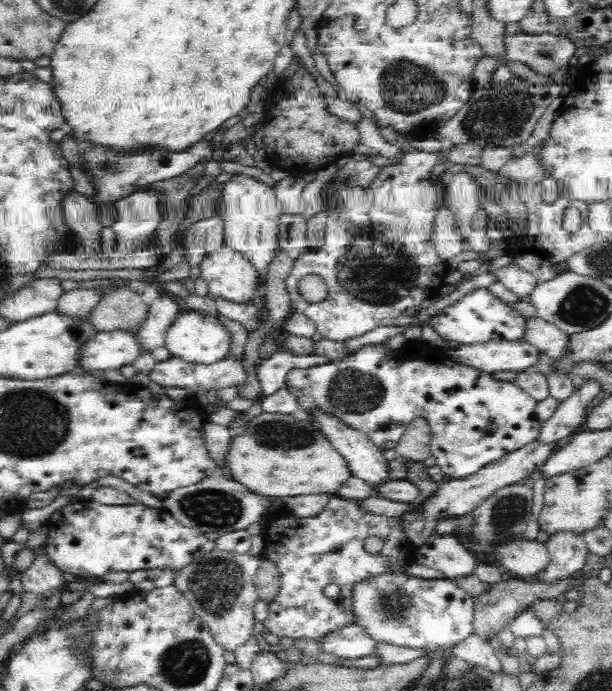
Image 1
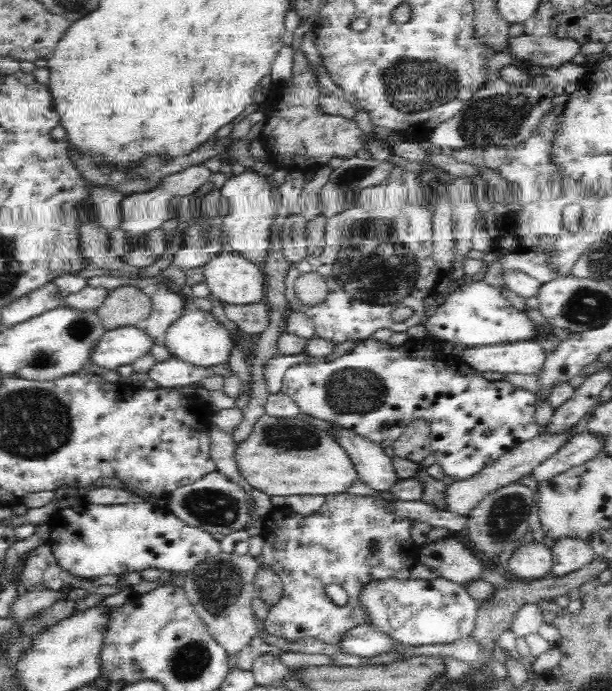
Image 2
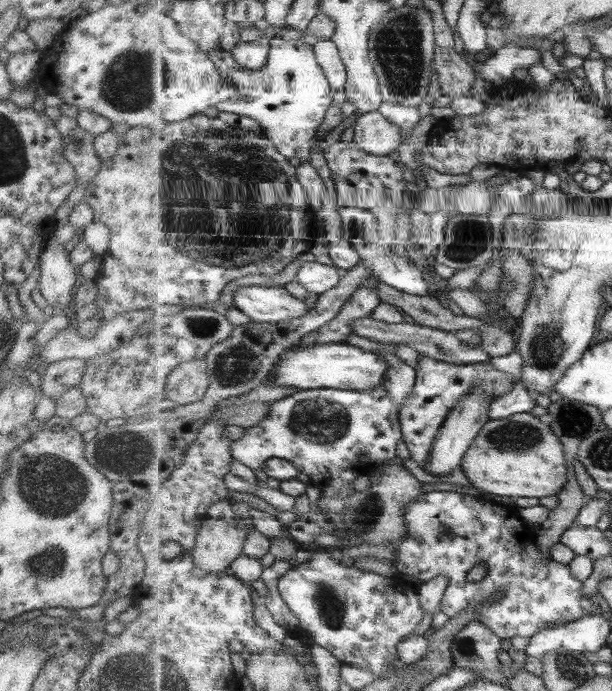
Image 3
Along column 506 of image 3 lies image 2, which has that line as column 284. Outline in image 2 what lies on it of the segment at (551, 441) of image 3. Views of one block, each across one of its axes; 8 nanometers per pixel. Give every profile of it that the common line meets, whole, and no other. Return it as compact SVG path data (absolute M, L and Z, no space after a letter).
M262 415L251 434L236 445L236 461L244 480L268 496L342 494L360 478L348 451L334 435L298 417Z

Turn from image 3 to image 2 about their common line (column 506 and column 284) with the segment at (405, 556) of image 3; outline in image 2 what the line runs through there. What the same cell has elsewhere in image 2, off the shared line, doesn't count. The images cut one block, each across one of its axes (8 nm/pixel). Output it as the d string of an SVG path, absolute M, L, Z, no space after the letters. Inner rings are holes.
M350 492L329 494L324 504L314 514L301 515L295 510L282 506L275 508L263 518L264 545L260 555L255 556L259 569L271 570L283 584L284 592L276 606L268 610L264 620L265 632L274 636L282 644L294 645L300 639L316 639L327 644L340 645L348 632L371 620L370 611L364 607L363 591L372 582L386 580L410 580L412 568L418 564L420 546L412 538L412 519L398 516L394 508L388 506L384 498L376 496L356 496ZM338 584L346 590L348 601L344 606L334 604L326 595L326 586Z

